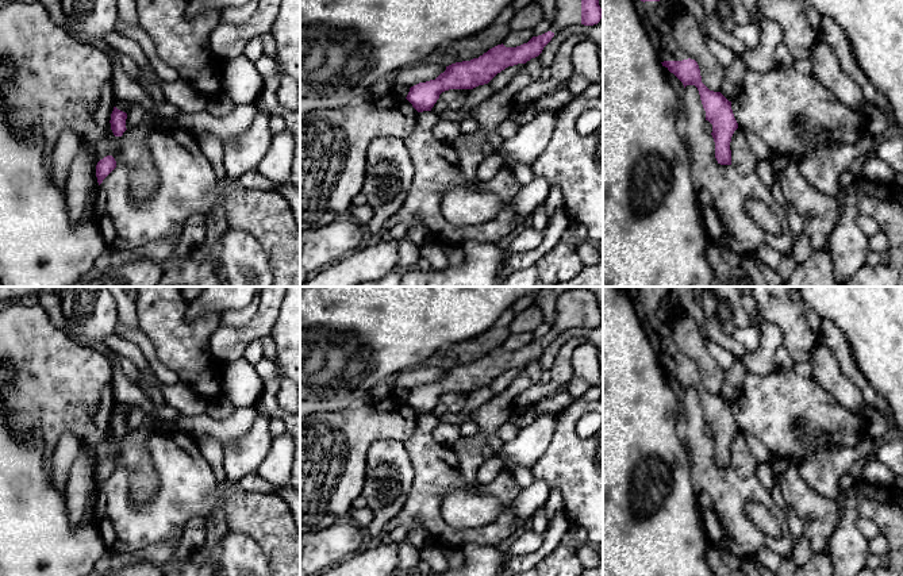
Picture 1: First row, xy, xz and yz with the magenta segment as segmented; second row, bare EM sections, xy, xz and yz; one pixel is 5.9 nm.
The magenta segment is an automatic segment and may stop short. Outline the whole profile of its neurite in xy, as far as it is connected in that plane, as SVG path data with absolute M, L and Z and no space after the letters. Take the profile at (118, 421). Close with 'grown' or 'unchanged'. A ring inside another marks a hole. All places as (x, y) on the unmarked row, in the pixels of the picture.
M114 410L109 426L115 439L122 439L123 435L127 433L126 422L127 422L127 416Z | unchanged

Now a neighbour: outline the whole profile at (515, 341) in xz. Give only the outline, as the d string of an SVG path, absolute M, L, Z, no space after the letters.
M533 331L520 333L520 334L511 334L506 342L503 343L503 347L506 350L516 350L523 346L527 346L533 341Z

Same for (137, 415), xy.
M132 406L127 416L126 431L132 433L138 430L146 418L147 415L141 407Z

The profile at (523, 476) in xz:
M516 465L512 475L522 488L529 487L534 481L534 475L530 468Z

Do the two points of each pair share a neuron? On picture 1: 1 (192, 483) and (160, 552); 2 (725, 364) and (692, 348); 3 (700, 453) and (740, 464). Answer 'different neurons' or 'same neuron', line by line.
1: different neurons
2: different neurons
3: different neurons

